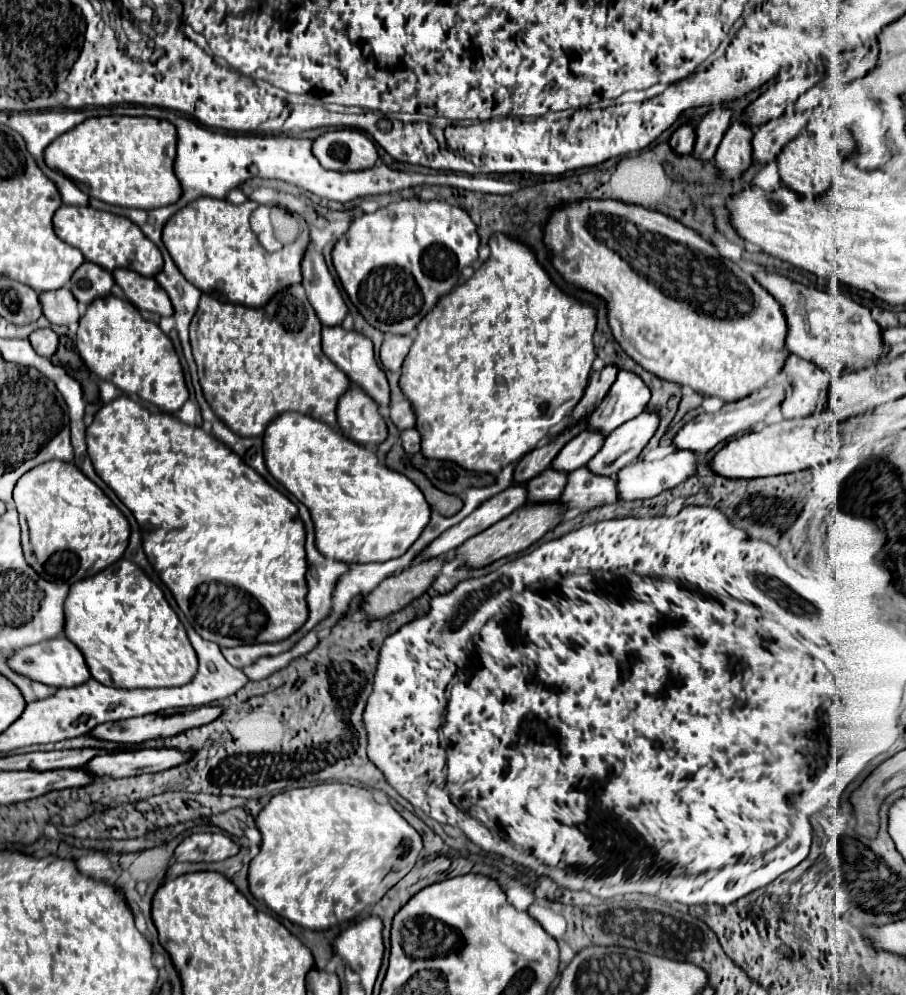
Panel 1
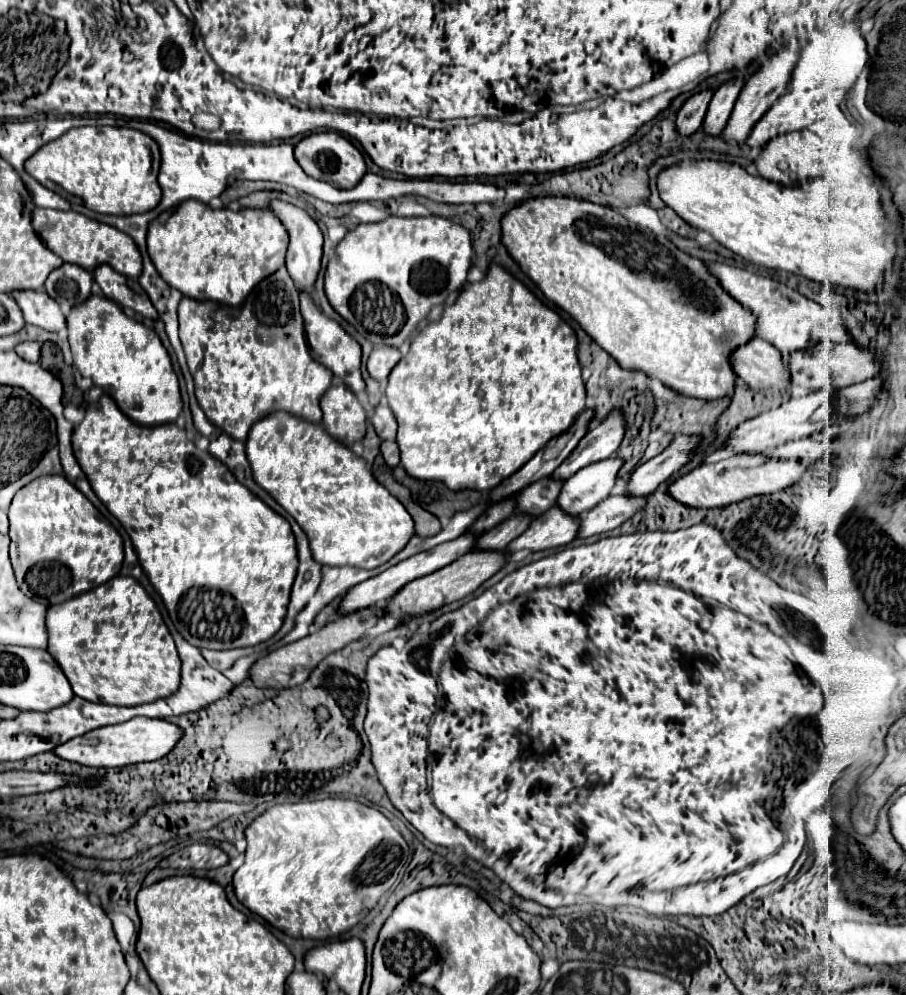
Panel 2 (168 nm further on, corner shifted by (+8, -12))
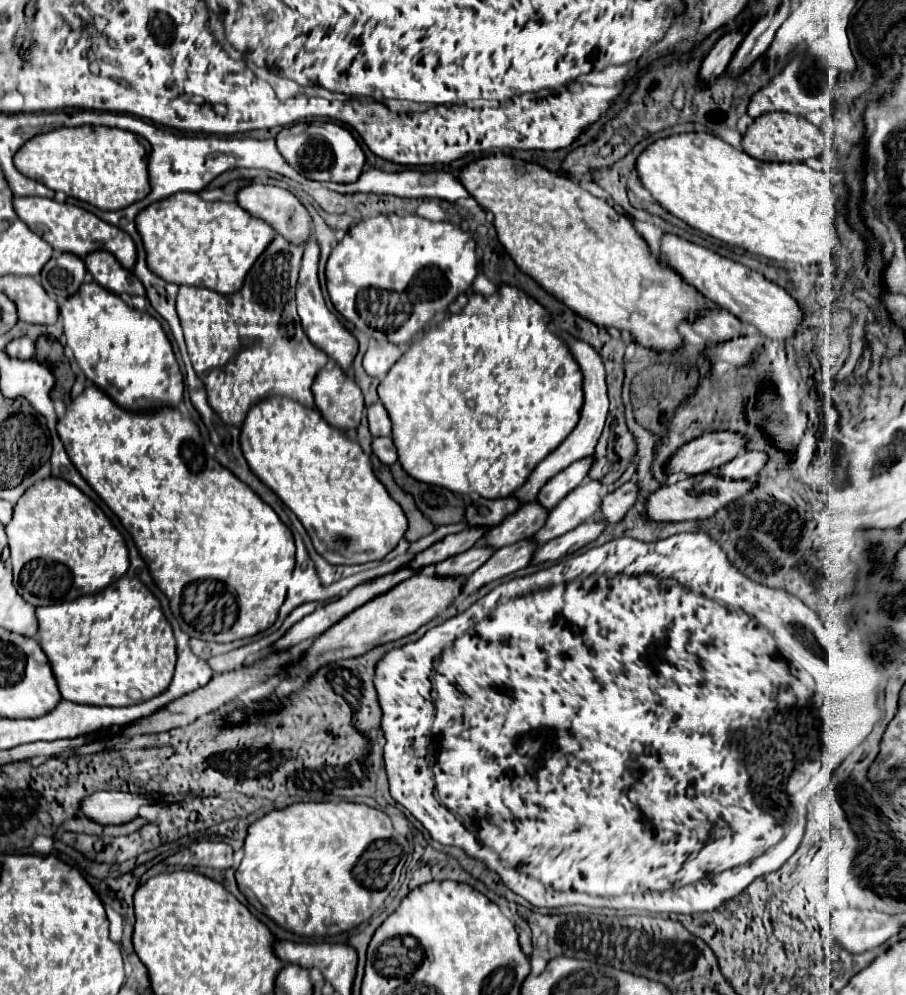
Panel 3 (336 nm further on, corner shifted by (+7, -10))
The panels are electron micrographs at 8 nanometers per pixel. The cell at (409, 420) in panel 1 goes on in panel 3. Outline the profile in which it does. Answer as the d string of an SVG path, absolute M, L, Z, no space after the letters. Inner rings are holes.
M375 402L373 406L367 408L367 418L369 418L369 430L373 436L375 434L391 436L393 424L391 424L391 418L389 418L389 414L381 402Z

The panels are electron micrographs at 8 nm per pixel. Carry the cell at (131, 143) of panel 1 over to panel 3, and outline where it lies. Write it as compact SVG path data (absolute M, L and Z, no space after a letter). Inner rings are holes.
M77 126L35 136L17 150L13 162L21 174L51 190L65 190L69 196L101 210L121 210L151 192L147 172L149 152L151 146L147 140L135 132L109 126Z

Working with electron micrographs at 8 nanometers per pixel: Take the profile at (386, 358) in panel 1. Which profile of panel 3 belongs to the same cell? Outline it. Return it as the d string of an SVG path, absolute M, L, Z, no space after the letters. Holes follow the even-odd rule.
M381 342L375 348L369 348L363 356L363 368L369 376L383 378L389 368L401 358L401 348L389 342Z

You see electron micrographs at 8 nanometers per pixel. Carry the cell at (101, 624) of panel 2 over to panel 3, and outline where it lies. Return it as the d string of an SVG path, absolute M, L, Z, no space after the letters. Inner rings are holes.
M119 578L101 592L73 602L37 608L41 648L49 656L59 692L65 700L95 706L131 706L165 692L171 684L177 661L176 639L171 624L163 622L159 600L137 580Z

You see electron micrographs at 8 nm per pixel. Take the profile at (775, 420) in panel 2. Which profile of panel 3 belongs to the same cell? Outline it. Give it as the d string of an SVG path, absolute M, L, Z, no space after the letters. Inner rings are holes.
M731 430L709 432L685 444L681 452L675 452L667 470L671 474L677 472L701 474L717 470L727 462L731 462L737 454L741 454L745 446L747 446L747 436L741 432L731 432Z

